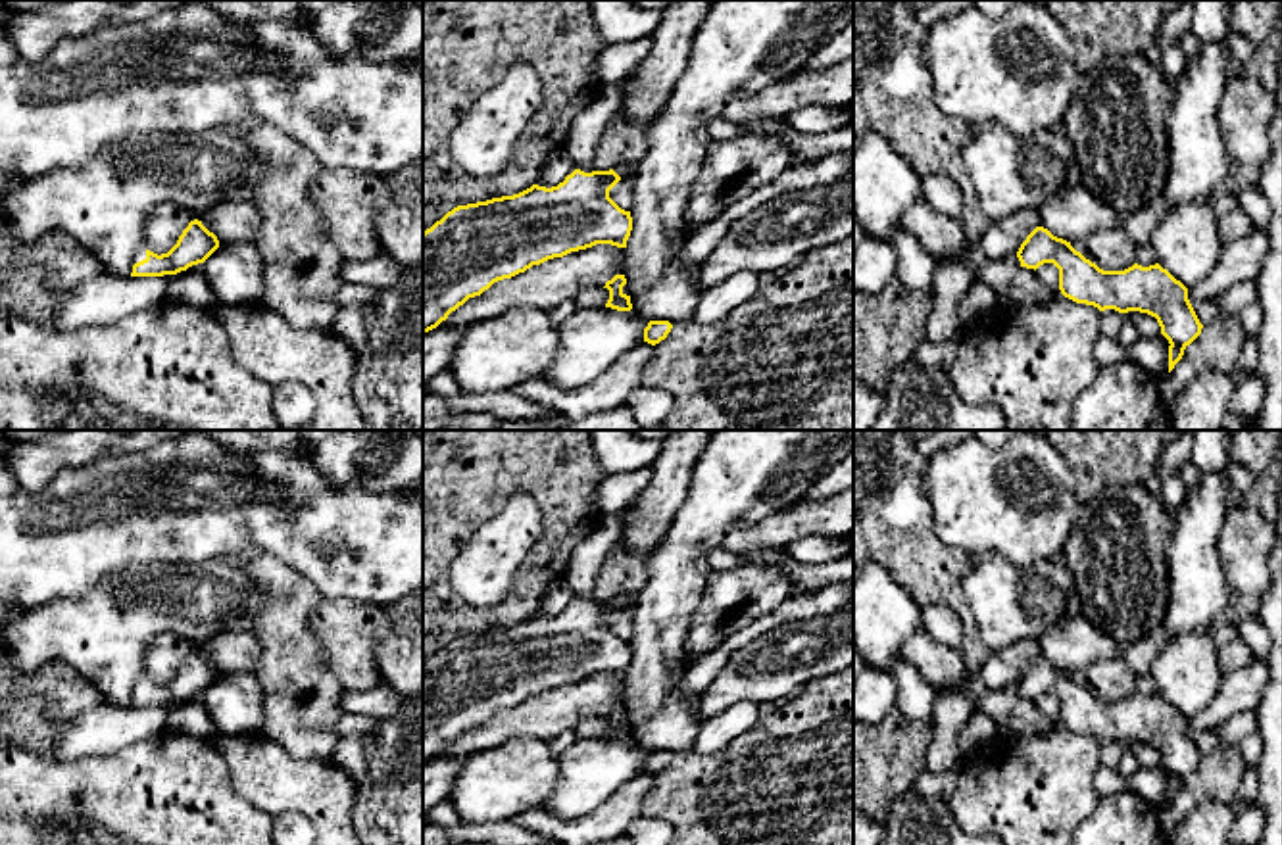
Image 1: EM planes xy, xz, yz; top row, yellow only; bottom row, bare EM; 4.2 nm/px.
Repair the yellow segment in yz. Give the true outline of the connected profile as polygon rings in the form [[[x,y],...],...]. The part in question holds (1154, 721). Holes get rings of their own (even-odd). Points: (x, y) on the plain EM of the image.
[[[1036,657],[1021,674],[1021,697],[1038,699],[1053,693],[1059,699],[1059,720],[1065,728],[1094,736],[1099,741],[1140,741],[1157,749],[1161,764],[1169,770],[1169,803],[1182,789],[1184,780],[1201,764],[1188,718],[1159,693],[1142,697],[1134,693],[1124,701],[1103,701],[1071,672]]]

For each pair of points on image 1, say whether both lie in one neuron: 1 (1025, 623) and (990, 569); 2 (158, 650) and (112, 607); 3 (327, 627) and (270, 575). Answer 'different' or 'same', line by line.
1: same
2: different
3: different

